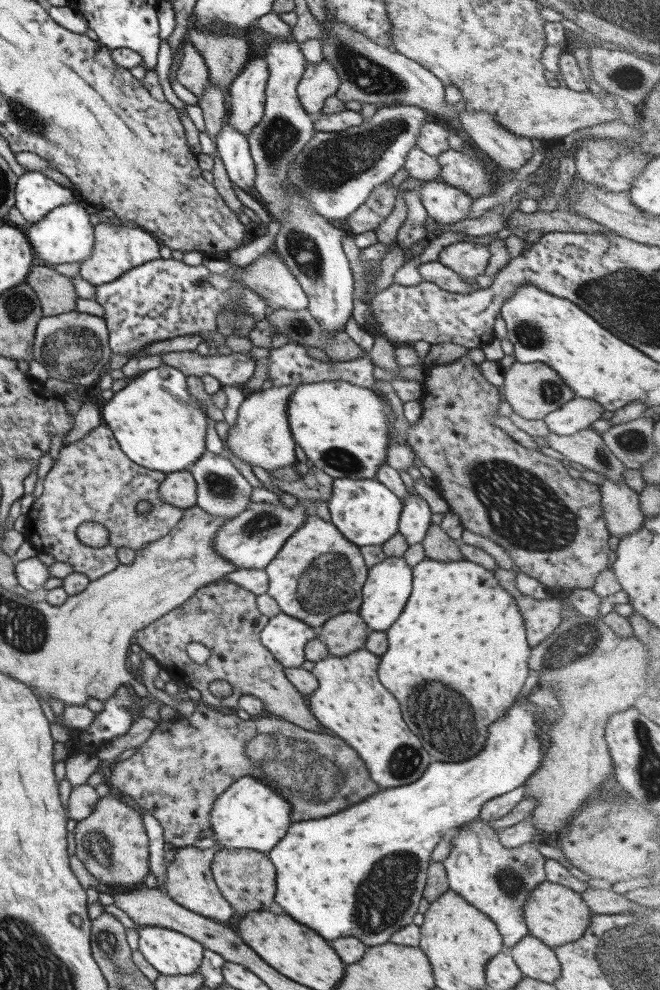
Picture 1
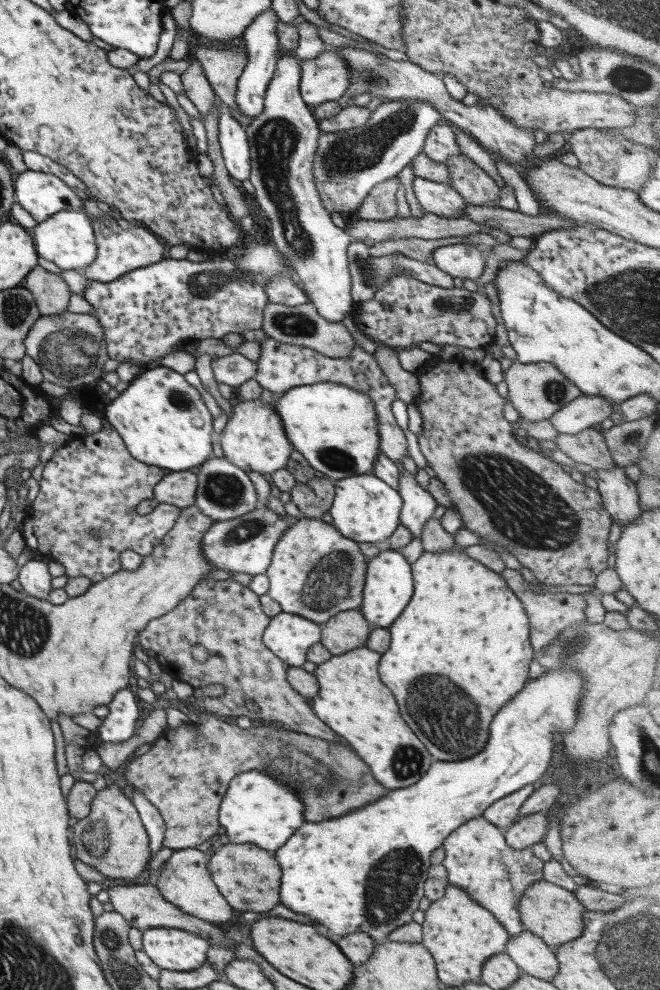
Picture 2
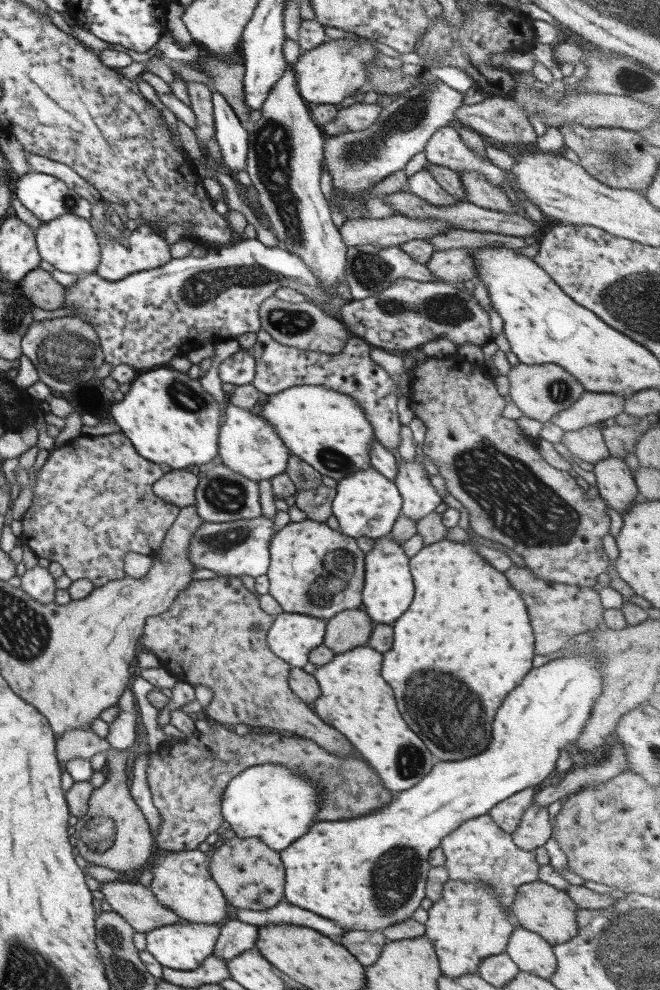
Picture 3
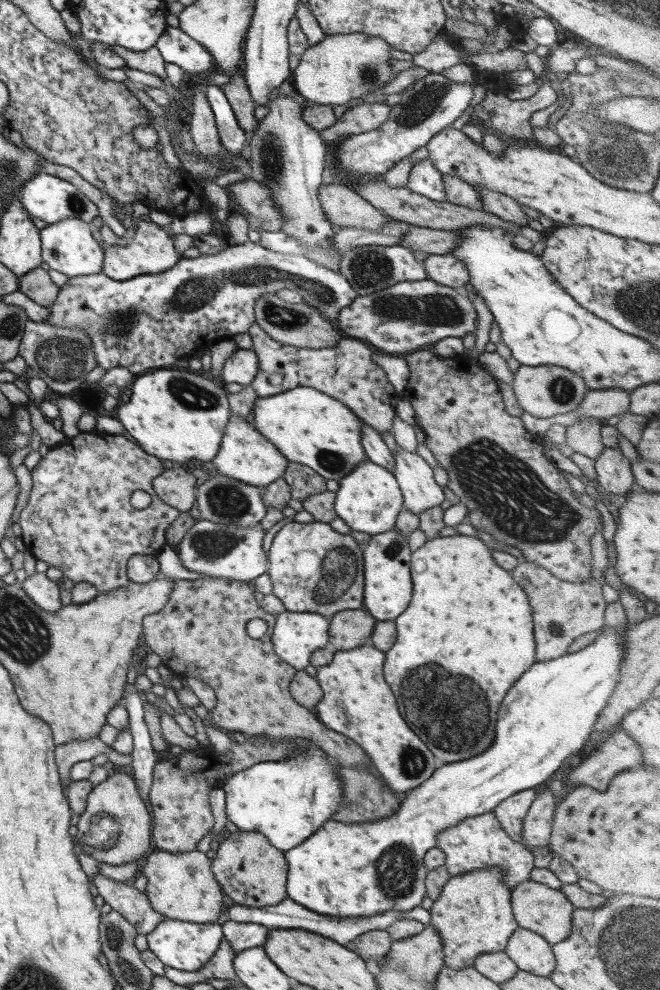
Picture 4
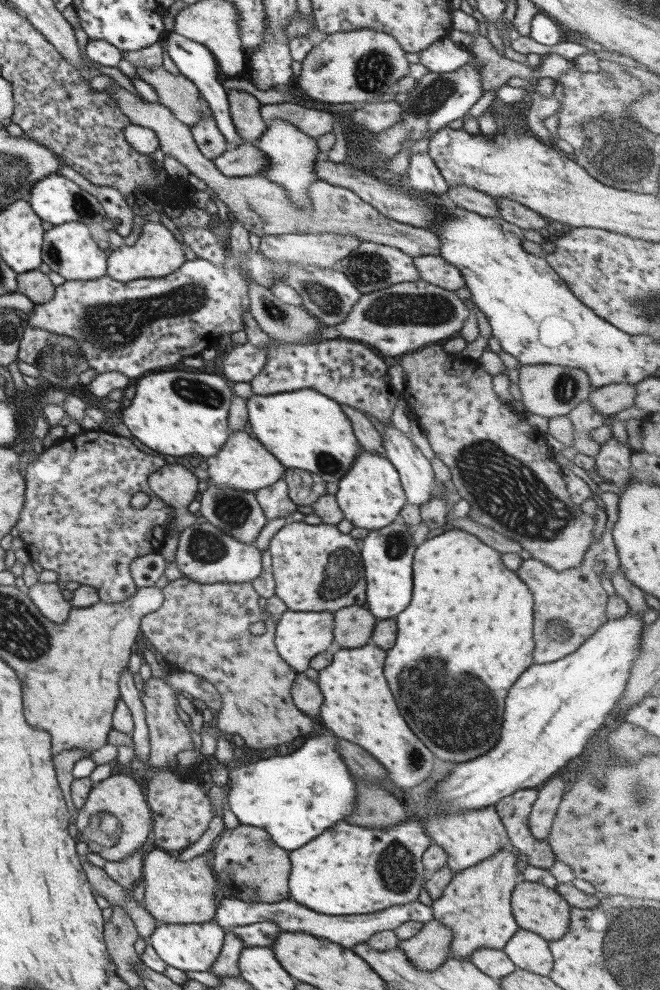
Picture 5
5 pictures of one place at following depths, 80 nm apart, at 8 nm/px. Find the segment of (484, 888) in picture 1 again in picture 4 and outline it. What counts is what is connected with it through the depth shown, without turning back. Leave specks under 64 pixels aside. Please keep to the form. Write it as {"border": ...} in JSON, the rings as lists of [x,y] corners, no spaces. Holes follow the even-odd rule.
{"border":[[[492,813],[465,818],[455,826],[447,828],[445,832],[439,832],[436,846],[443,851],[443,866],[451,877],[497,868],[501,870],[502,877],[511,890],[516,884],[527,881],[534,868],[530,849],[509,839]]]}

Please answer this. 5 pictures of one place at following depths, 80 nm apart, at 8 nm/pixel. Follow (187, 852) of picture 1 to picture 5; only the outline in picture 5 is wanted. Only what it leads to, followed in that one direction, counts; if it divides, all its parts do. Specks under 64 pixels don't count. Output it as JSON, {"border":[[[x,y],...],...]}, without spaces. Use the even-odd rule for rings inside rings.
{"border":[[[149,847],[142,862],[142,906],[159,923],[191,925],[209,922],[215,916],[216,882],[207,867],[207,854],[181,862],[172,852]]]}

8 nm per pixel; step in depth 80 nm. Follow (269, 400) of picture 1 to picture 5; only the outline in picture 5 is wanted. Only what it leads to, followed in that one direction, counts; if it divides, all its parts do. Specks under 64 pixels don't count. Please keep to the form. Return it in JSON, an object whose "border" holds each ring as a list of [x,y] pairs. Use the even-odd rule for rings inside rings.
{"border":[[[243,430],[230,431],[222,448],[207,459],[206,486],[226,486],[245,492],[254,492],[273,484],[285,472],[285,468],[263,448],[262,444]]]}

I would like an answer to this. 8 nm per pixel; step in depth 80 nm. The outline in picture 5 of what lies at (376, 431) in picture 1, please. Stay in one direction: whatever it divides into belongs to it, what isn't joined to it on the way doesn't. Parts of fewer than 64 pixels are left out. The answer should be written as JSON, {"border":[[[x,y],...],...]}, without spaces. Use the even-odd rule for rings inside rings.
{"border":[[[309,388],[269,395],[252,394],[246,400],[246,413],[255,438],[285,469],[308,470],[326,483],[341,479],[361,450],[340,405]]]}

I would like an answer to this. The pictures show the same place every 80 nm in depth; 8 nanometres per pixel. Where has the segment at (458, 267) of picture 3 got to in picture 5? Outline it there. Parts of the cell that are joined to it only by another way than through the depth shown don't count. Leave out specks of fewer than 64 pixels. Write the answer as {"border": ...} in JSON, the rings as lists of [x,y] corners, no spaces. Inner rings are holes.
{"border":[[[421,255],[412,257],[412,265],[418,274],[418,280],[433,286],[454,291],[464,286],[461,273],[437,255]]]}

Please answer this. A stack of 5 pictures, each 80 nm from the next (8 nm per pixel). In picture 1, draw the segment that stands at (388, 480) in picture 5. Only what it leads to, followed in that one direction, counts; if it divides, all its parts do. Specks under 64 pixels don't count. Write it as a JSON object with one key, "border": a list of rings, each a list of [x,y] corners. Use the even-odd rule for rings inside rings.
{"border":[[[332,479],[327,500],[329,522],[349,541],[357,546],[382,545],[398,532],[398,518],[402,502],[377,479]]]}

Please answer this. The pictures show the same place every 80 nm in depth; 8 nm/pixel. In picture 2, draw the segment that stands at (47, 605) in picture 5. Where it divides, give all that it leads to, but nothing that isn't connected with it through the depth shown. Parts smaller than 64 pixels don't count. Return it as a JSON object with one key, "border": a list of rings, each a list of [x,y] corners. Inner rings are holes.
{"border":[[[31,559],[18,567],[17,580],[22,586],[22,592],[29,597],[46,601],[49,591],[52,590],[49,586],[51,578],[47,565],[42,561]]]}

